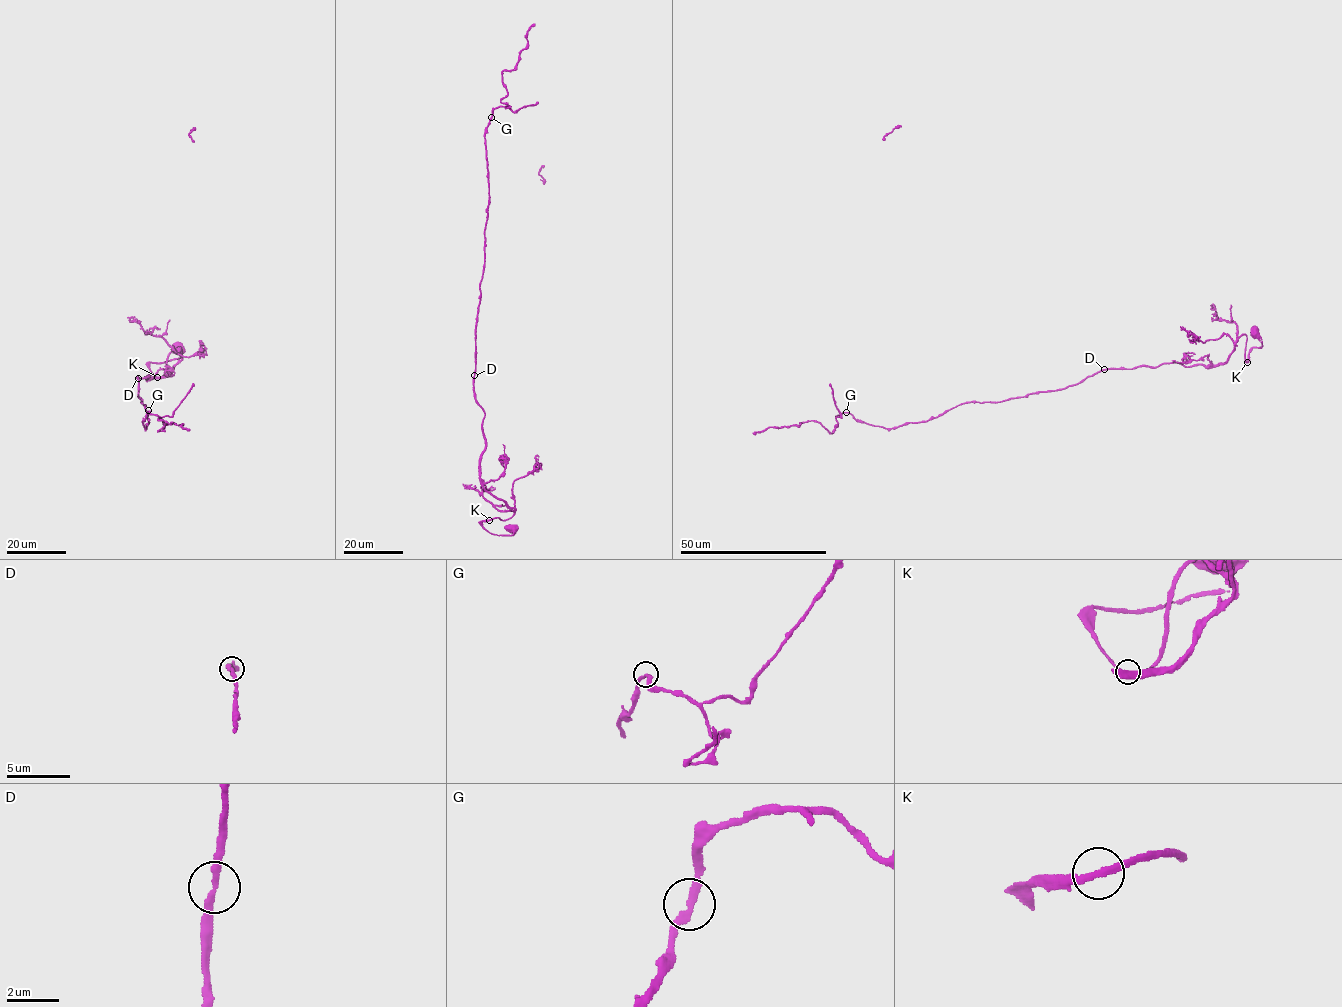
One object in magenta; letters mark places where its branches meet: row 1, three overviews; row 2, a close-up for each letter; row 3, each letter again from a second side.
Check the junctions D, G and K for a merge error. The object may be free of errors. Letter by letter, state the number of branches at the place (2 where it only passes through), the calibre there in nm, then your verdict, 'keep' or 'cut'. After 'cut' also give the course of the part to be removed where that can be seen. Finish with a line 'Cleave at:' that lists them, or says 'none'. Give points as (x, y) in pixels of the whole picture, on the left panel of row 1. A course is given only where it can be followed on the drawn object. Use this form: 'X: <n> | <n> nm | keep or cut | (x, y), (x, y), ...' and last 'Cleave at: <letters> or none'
D: 2 | 260 nm | keep
G: 2 | 240 nm | keep
K: 2 | 220 nm | keep
Cleave at: none

